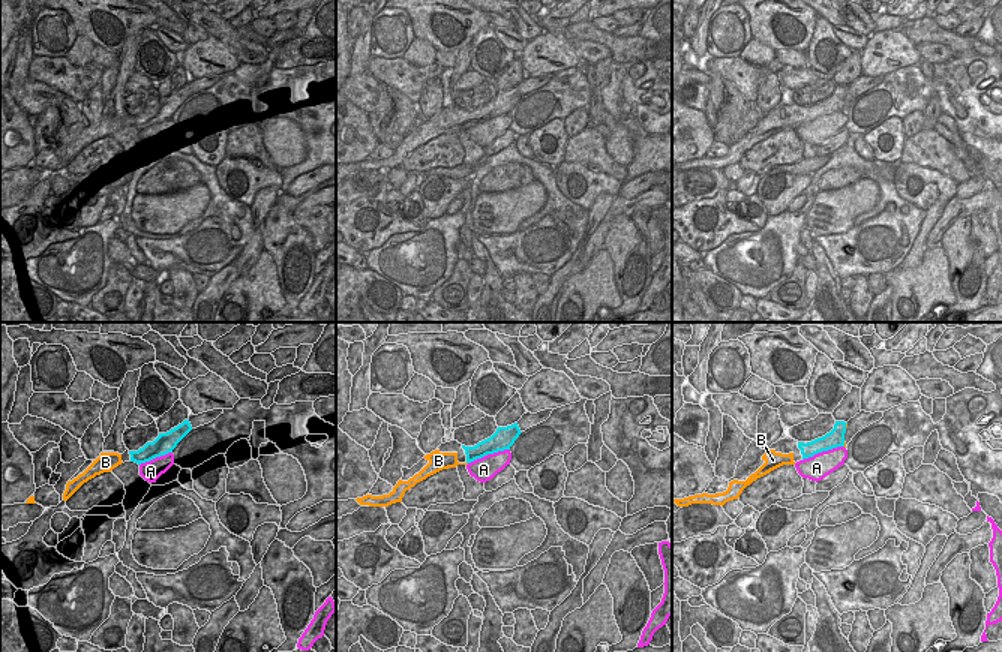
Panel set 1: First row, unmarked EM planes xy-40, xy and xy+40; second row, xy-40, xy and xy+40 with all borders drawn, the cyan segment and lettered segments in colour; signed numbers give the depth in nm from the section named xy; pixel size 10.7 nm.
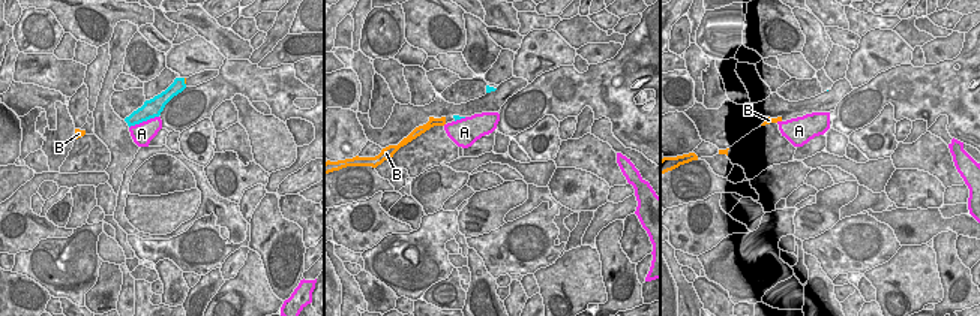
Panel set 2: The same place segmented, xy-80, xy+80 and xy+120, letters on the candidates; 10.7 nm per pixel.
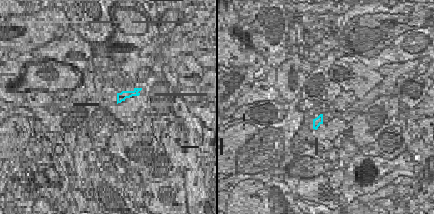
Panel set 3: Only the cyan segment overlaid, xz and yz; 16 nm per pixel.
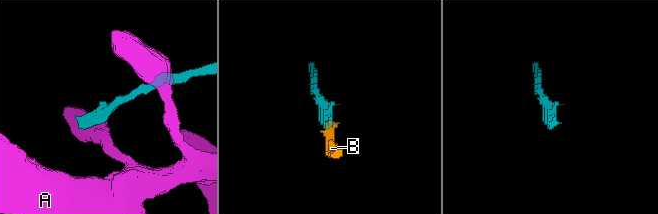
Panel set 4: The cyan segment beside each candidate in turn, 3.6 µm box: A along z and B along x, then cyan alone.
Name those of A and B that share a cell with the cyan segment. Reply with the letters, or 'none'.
B

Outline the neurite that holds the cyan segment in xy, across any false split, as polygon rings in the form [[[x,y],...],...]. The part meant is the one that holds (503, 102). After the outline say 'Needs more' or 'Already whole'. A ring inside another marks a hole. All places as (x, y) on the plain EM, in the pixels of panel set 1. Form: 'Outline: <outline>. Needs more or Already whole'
Outline: [[[514,87],[507,91],[498,91],[496,96],[490,102],[478,106],[474,111],[462,109],[462,112],[465,114],[465,118],[466,118],[466,127],[471,127],[488,118],[510,114],[510,111],[514,108],[514,105],[519,102],[520,97],[522,96],[520,96],[518,87]]]. Already whole.

